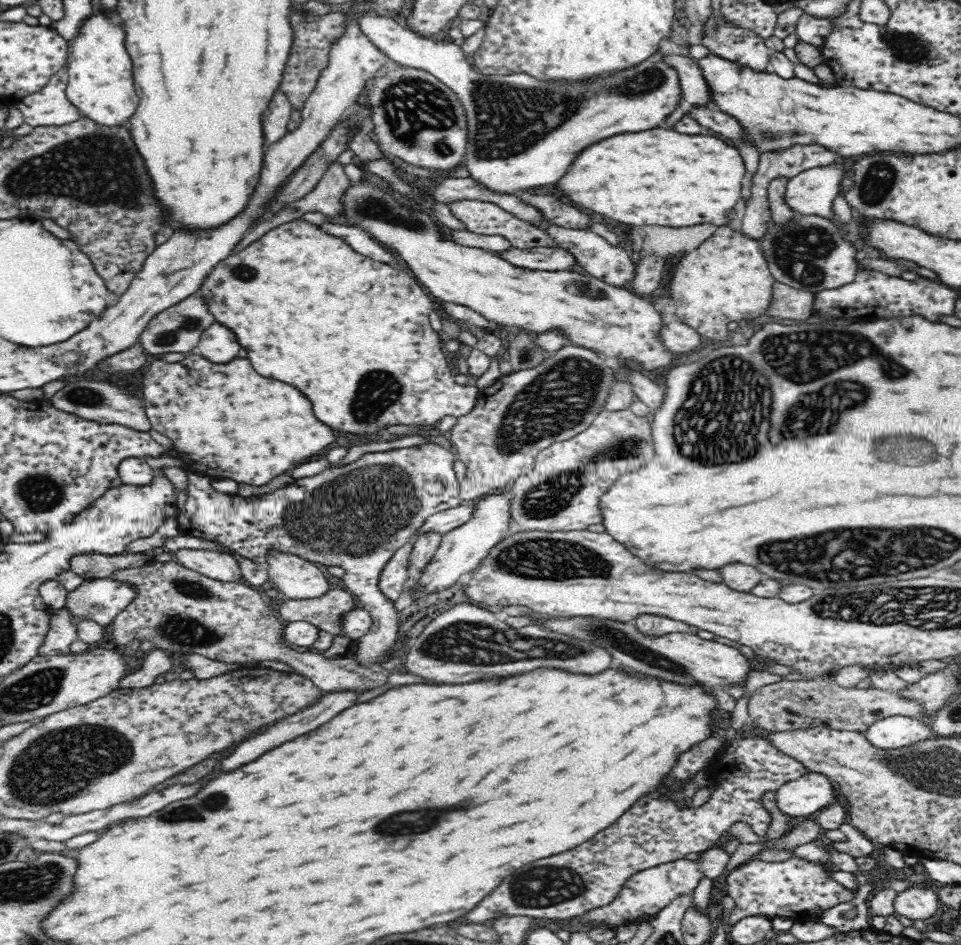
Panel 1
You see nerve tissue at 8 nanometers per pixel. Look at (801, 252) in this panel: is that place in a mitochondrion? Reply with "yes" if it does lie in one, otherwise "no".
yes

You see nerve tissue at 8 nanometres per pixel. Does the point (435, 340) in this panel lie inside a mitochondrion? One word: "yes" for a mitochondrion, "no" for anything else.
no

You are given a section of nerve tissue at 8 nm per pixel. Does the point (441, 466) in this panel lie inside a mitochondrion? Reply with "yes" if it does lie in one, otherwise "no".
no

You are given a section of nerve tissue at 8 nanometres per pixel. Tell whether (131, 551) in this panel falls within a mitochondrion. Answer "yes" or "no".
no

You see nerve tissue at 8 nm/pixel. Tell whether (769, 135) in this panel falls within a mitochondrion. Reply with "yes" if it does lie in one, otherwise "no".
yes

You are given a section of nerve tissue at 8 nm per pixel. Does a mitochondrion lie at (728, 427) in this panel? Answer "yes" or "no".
yes

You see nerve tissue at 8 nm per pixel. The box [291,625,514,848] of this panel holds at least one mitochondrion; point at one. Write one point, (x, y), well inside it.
(418, 820)

